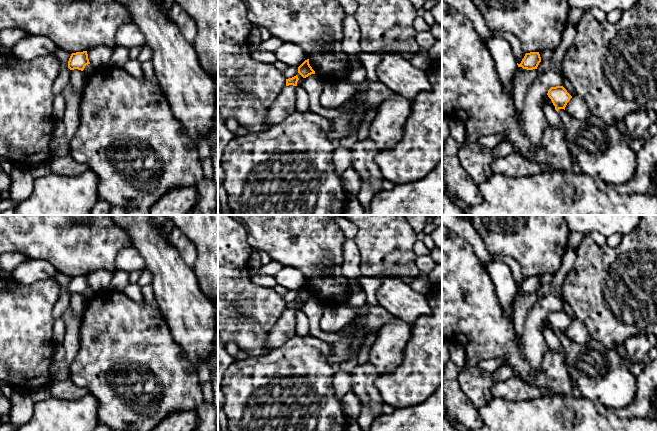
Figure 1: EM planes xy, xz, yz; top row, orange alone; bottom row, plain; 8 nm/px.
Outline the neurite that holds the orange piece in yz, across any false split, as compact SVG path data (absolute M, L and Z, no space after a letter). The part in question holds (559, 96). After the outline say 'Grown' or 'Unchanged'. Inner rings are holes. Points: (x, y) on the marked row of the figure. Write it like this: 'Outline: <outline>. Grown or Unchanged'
Outline: M563 86L551 87L547 95L561 117L561 123L566 132L566 142L570 153L576 160L579 171L607 184L618 185L628 182L635 173L636 151L629 146L616 125L608 125L594 115L586 120L578 120L570 116L565 111L565 107L572 96Z. Grown

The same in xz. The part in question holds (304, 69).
Outline: M309 59L305 60L299 67L298 67L298 73L303 77L306 78L311 74L315 74L315 71L312 69L312 67L309 64Z. Unchanged

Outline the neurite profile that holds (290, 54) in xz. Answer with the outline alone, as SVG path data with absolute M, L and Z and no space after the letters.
M283 42L274 54L278 61L294 67L299 67L308 59L302 48L294 43Z

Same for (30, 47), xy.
M29 35L18 41L12 48L13 56L22 60L31 60L36 57L55 55L58 47L48 37L43 35Z

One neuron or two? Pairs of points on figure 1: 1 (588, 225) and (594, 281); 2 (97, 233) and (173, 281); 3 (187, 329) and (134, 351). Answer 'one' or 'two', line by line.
1: two
2: two
3: two

